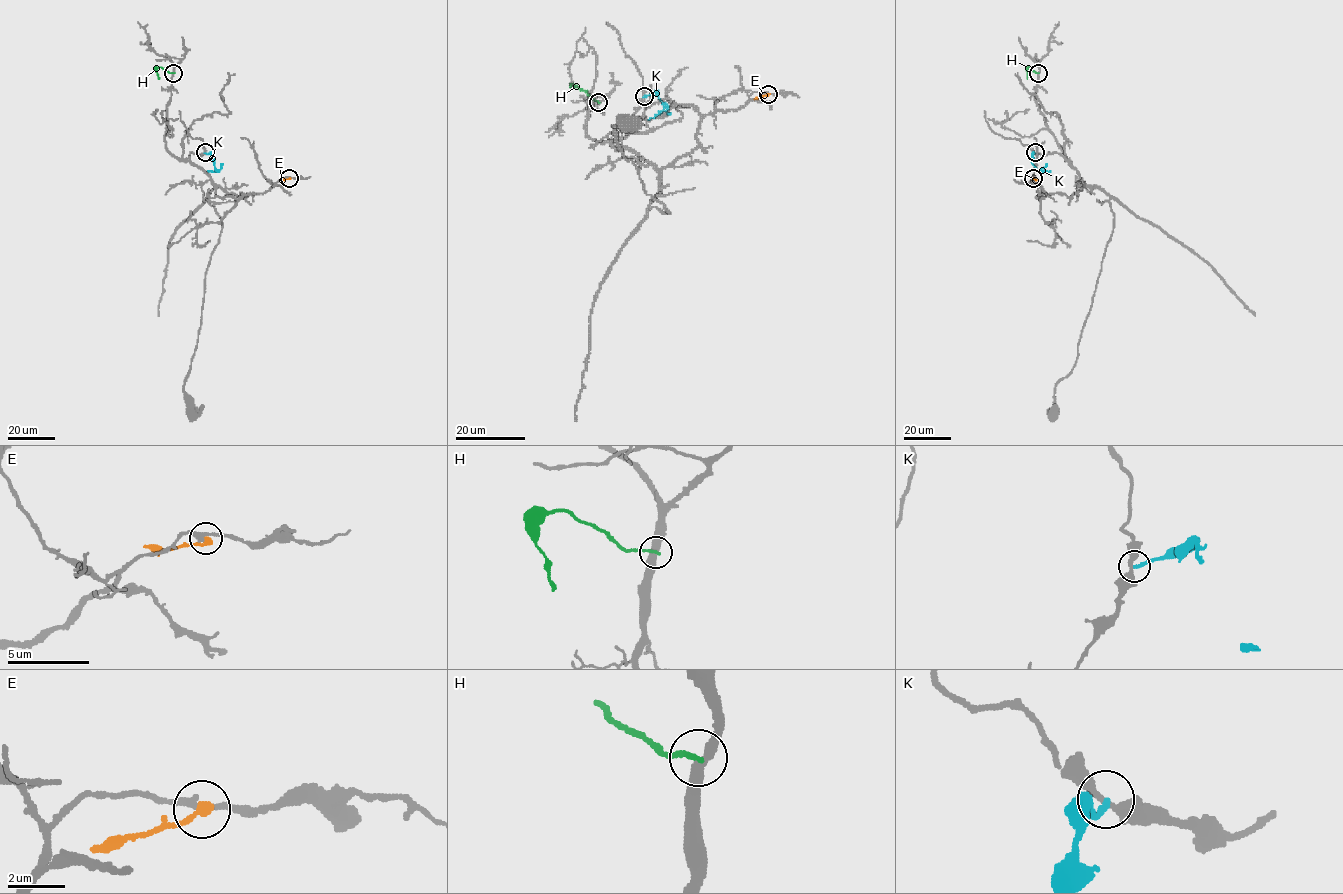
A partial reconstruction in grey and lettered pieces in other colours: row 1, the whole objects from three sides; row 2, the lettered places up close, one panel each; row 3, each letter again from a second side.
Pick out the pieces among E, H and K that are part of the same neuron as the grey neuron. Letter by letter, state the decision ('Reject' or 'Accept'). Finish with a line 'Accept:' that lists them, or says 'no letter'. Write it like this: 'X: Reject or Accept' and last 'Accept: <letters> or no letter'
E: Reject
H: Reject
K: Reject
Accept: no letter

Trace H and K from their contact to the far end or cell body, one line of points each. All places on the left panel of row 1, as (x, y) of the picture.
H: (173, 73), (158, 67), (159, 78)
K: (205, 153), (211, 155), (218, 170), (208, 171)

